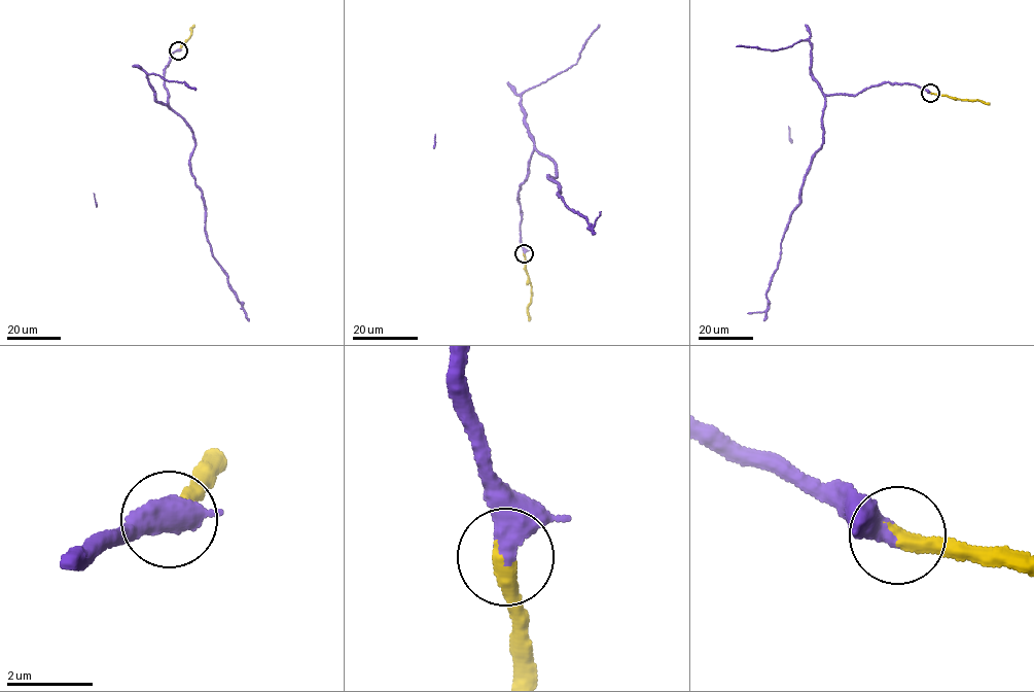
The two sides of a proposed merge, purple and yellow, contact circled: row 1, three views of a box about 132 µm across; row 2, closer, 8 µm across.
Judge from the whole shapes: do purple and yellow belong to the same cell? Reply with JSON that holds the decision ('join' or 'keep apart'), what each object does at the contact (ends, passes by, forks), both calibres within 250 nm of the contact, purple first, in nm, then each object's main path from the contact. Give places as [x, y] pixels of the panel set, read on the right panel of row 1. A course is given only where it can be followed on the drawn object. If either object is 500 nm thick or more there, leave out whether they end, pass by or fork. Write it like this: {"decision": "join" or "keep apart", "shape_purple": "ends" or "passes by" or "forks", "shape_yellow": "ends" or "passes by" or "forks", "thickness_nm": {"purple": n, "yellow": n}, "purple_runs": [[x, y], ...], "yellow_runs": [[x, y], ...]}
{"decision": "join", "thickness_nm": {"purple": 500, "yellow": 440}, "purple_runs": [[930, 93], [882, 82], [856, 94], [825, 96], [822, 148], [807, 172], [781, 241], [768, 308], [747, 313]], "yellow_runs": [[930, 93], [990, 104]]}

